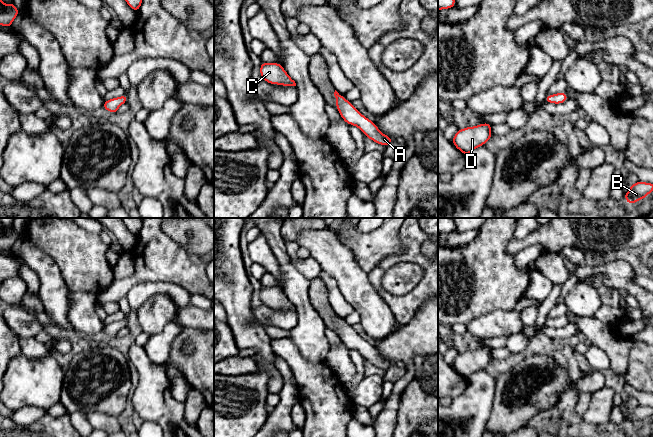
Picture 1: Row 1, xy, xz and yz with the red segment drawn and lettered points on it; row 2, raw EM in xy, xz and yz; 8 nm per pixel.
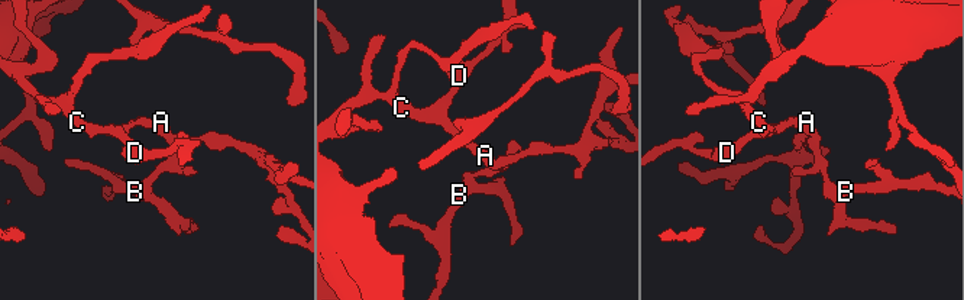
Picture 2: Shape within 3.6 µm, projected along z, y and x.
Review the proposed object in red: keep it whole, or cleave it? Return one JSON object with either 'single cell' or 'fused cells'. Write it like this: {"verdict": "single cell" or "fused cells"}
{"verdict": "single cell"}

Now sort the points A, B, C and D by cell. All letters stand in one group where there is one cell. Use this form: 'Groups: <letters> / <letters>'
Groups: A B C D

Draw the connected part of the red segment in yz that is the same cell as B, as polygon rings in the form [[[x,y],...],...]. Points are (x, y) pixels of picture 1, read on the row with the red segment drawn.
[[[638,181],[636,184],[630,184],[630,190],[627,193],[624,193],[625,200],[631,205],[644,199],[652,191],[653,183]]]

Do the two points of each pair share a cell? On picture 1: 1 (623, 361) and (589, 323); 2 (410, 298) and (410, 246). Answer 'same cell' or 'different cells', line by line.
1: same cell
2: same cell

